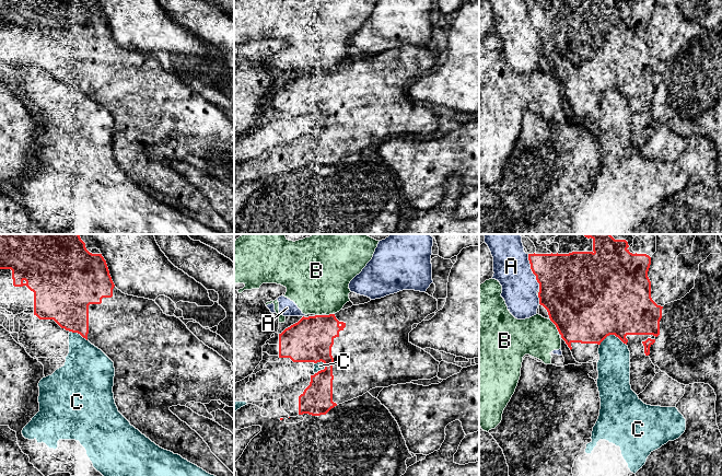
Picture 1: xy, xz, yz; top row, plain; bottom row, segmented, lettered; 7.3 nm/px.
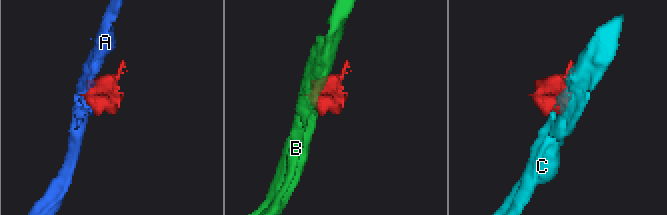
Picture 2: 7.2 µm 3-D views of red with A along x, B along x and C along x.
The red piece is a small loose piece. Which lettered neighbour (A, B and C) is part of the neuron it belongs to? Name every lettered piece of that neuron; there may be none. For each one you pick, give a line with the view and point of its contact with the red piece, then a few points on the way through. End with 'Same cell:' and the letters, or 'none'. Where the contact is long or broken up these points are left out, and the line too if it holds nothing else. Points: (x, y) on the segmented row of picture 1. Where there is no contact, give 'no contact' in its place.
Same cell: none

